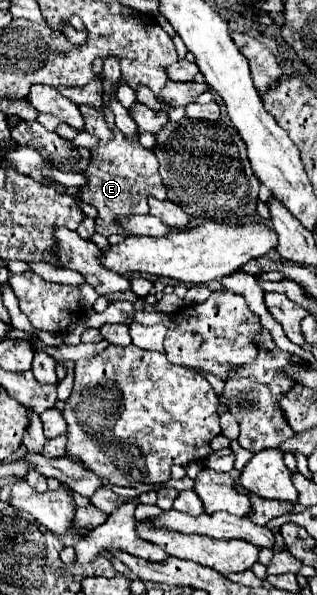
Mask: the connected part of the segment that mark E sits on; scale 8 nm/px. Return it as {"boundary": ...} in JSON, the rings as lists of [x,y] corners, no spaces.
{"boundary":[[[78,104],[80,112],[84,114],[84,132],[100,138],[100,142],[90,150],[92,162],[84,176],[88,180],[86,186],[80,188],[80,198],[86,204],[92,204],[98,210],[96,216],[96,232],[110,236],[130,236],[118,224],[118,218],[128,218],[134,214],[148,214],[148,198],[154,196],[156,200],[166,200],[166,190],[158,174],[158,162],[152,150],[144,150],[138,142],[138,134],[134,138],[126,138],[118,128],[108,128],[104,108],[96,108],[90,104]]]}

